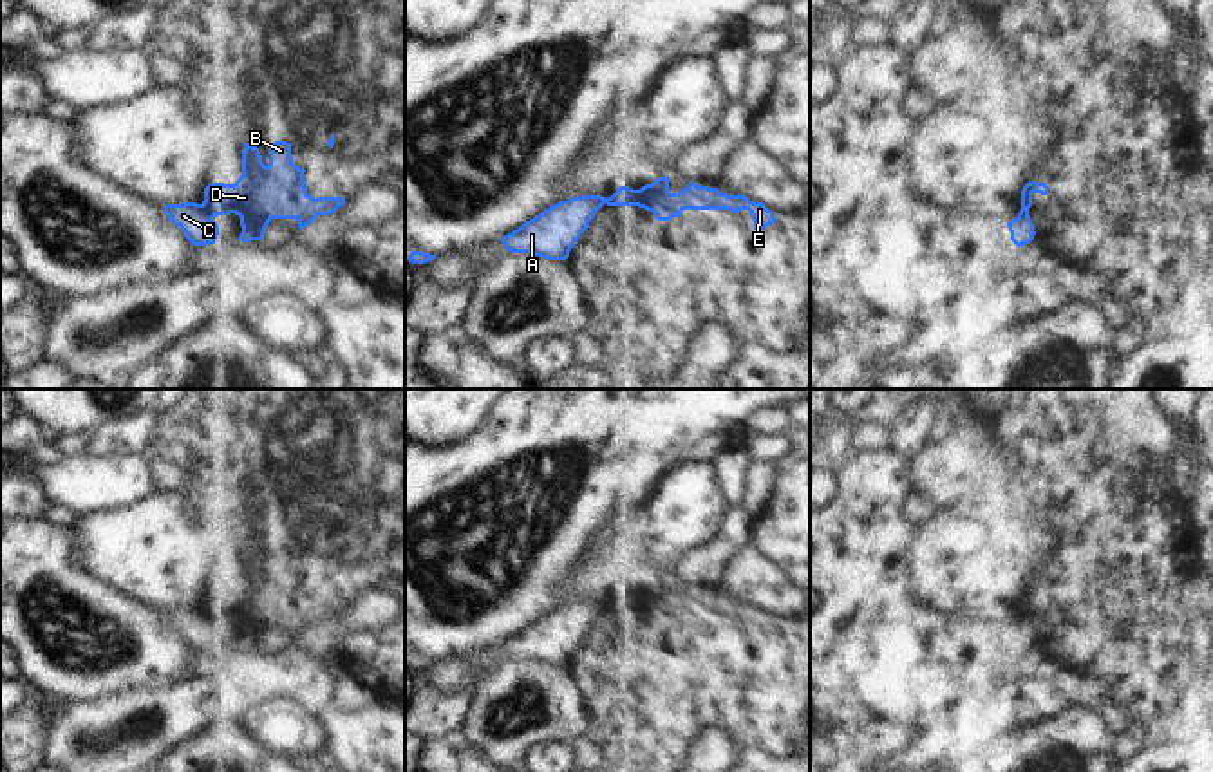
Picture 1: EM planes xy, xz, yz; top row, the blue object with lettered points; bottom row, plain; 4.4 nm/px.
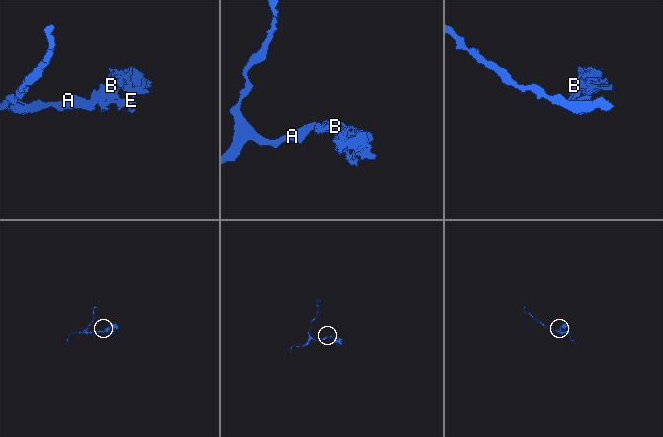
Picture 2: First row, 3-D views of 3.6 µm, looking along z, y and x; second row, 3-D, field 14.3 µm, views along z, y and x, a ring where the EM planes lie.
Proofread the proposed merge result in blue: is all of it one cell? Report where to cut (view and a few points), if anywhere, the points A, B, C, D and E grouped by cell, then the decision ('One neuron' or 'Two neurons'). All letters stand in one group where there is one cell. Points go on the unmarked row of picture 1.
Split along xy (203, 608), (212, 622). Groups: A C / B D E. Two neurons

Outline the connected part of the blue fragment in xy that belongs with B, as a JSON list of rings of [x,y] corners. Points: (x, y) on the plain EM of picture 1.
[[[244,548],[242,580],[233,589],[213,588],[204,593],[202,609],[212,622],[235,618],[242,638],[237,645],[262,645],[271,624],[296,624],[304,635],[318,620],[331,620],[345,609],[343,602],[311,602],[304,573],[291,562],[291,548],[269,551],[269,570],[257,551]]]

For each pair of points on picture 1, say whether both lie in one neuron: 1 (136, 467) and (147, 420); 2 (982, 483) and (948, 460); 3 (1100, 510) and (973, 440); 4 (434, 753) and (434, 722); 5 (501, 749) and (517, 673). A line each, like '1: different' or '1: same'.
1: different
2: same
3: different
4: different
5: same

